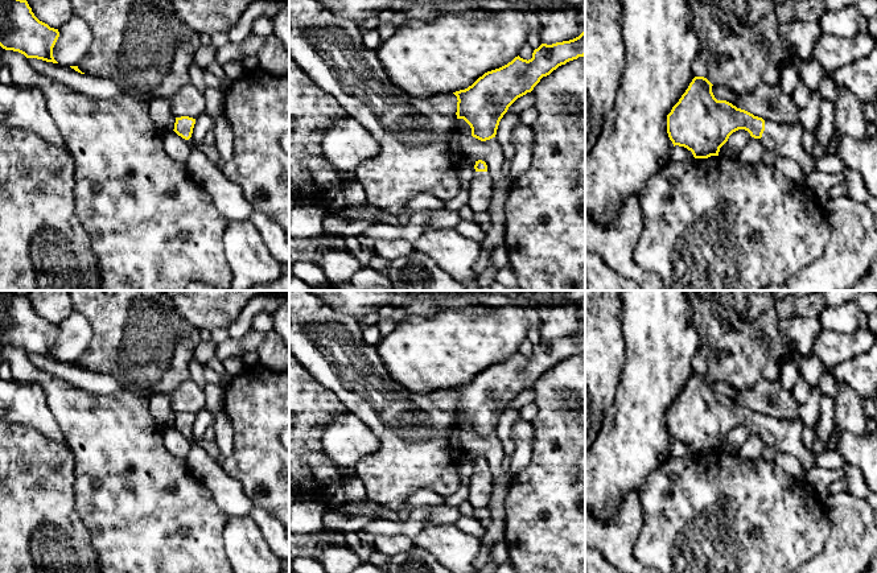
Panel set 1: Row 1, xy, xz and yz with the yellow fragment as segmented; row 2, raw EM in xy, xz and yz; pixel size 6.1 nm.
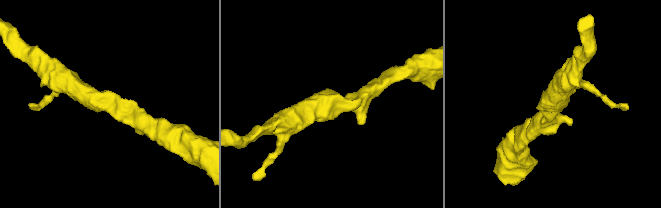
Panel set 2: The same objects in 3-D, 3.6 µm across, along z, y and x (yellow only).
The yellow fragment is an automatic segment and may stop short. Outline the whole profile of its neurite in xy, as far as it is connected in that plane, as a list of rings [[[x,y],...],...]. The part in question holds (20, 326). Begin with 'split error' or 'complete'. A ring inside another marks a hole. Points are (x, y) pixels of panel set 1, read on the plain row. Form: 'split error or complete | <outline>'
complete | [[[0,290],[0,342],[37,354],[58,359],[53,343],[59,333],[58,325],[40,317],[26,296],[12,290]]]

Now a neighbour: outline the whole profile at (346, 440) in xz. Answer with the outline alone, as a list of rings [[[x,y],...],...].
[[[349,411],[324,430],[324,454],[339,469],[342,477],[353,474],[355,465],[379,448],[378,436]]]

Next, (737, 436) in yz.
[[[738,425],[729,432],[726,441],[729,445],[741,446],[742,444],[745,444],[748,441],[750,434],[752,434],[752,432],[748,426]]]

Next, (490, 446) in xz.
[[[460,430],[460,445],[465,454],[486,458],[494,482],[509,482],[512,478],[510,470],[502,465],[505,452],[497,433],[481,437],[473,432]]]

